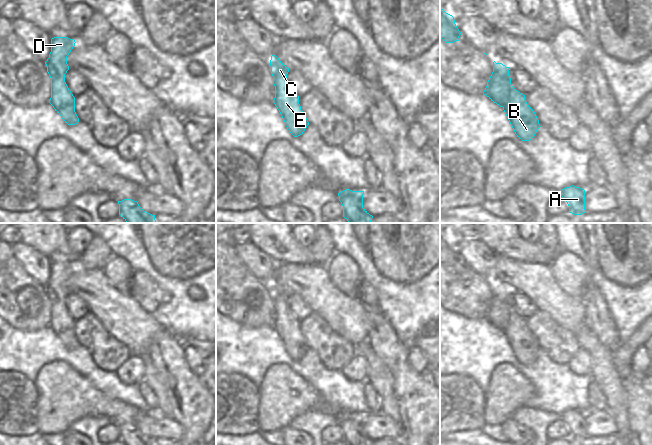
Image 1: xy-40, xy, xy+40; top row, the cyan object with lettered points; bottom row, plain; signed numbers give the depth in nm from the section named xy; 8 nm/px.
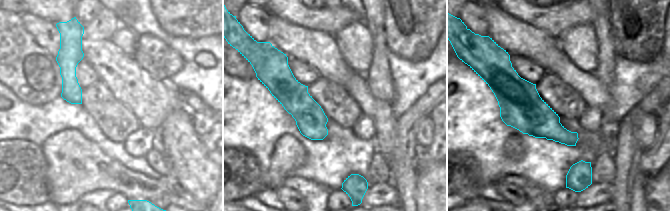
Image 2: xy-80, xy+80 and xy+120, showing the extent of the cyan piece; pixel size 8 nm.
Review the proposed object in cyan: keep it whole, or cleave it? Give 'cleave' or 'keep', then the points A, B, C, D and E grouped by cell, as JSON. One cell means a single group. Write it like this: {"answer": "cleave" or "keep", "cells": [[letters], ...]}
{"answer": "cleave", "cells": [["A"], ["B", "C", "D", "E"]]}

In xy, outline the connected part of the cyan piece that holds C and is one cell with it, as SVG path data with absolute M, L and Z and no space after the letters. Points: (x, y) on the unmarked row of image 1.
M276 279L271 280L270 290L275 310L273 327L279 334L289 356L294 361L298 361L303 358L309 346L301 334L299 320L287 304L289 292Z

